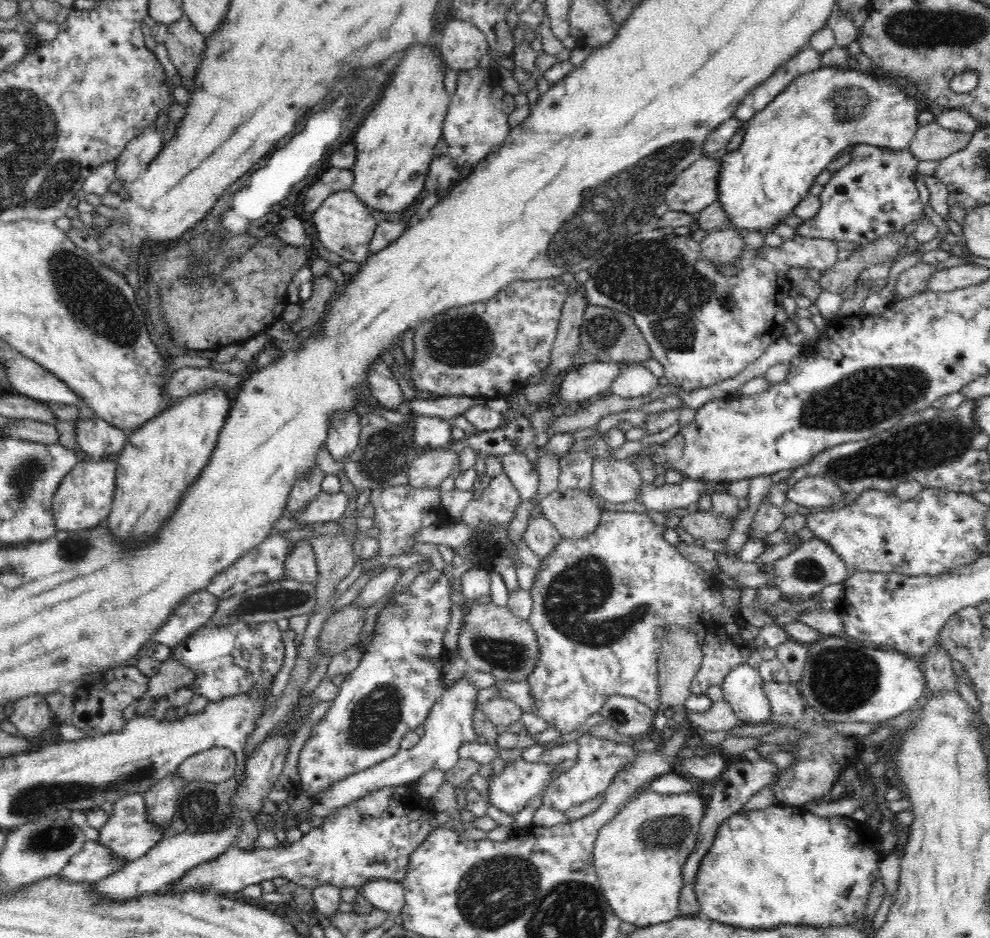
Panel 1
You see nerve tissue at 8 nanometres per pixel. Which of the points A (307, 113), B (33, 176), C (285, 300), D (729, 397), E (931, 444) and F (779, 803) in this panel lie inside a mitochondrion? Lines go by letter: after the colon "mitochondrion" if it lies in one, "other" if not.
A: other
B: mitochondrion
C: other
D: other
E: mitochondrion
F: other

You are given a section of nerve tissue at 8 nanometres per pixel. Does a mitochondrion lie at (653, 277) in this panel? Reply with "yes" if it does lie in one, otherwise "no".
yes

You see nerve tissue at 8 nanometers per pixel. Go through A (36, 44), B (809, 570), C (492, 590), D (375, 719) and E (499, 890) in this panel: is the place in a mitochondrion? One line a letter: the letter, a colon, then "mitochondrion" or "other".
A: other
B: mitochondrion
C: other
D: mitochondrion
E: mitochondrion

